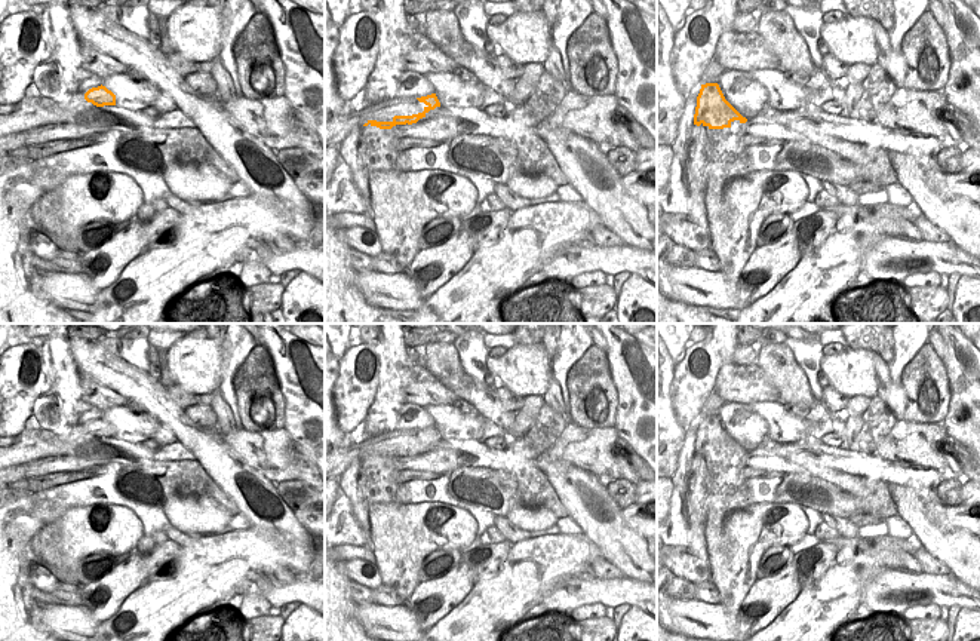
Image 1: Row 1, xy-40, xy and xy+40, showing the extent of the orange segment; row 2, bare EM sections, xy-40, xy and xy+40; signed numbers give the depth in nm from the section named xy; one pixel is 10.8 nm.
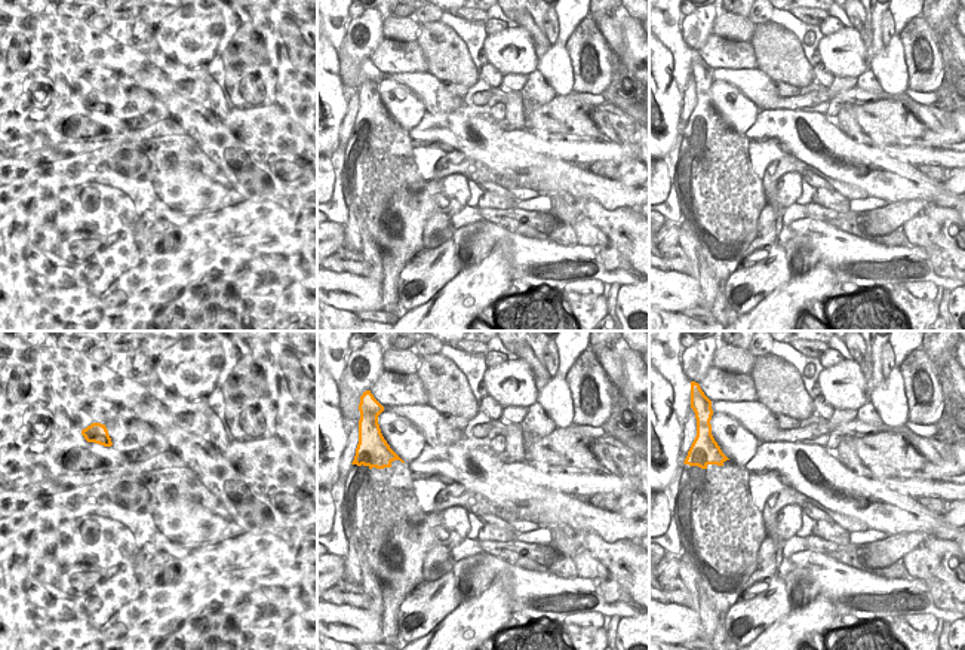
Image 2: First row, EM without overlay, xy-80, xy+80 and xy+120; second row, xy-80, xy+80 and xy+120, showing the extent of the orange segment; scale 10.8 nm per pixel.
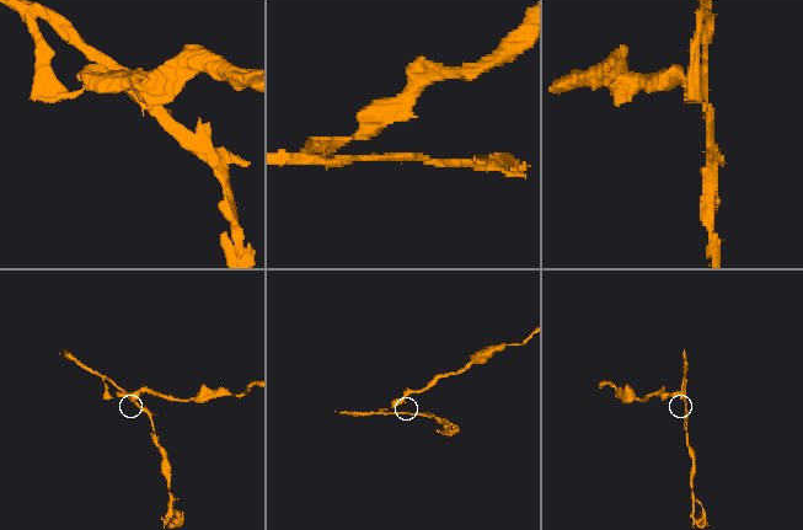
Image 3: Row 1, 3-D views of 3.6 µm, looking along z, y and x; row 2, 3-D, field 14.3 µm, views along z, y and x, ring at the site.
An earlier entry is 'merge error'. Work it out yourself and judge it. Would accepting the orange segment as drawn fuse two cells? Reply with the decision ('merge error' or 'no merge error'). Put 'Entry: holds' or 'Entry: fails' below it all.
merge error
Entry: holds

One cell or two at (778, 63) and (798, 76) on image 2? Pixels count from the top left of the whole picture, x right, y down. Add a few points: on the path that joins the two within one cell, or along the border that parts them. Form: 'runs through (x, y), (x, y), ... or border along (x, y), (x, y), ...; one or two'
runs through (783, 63), (793, 71); one

